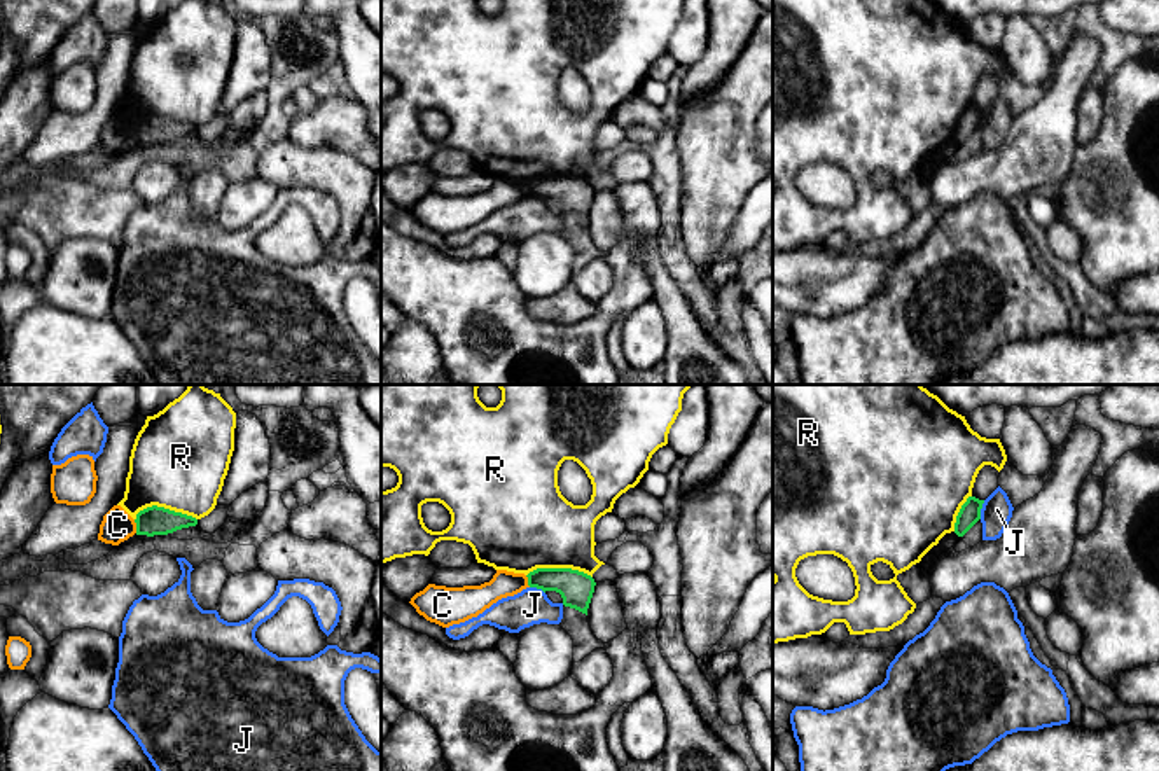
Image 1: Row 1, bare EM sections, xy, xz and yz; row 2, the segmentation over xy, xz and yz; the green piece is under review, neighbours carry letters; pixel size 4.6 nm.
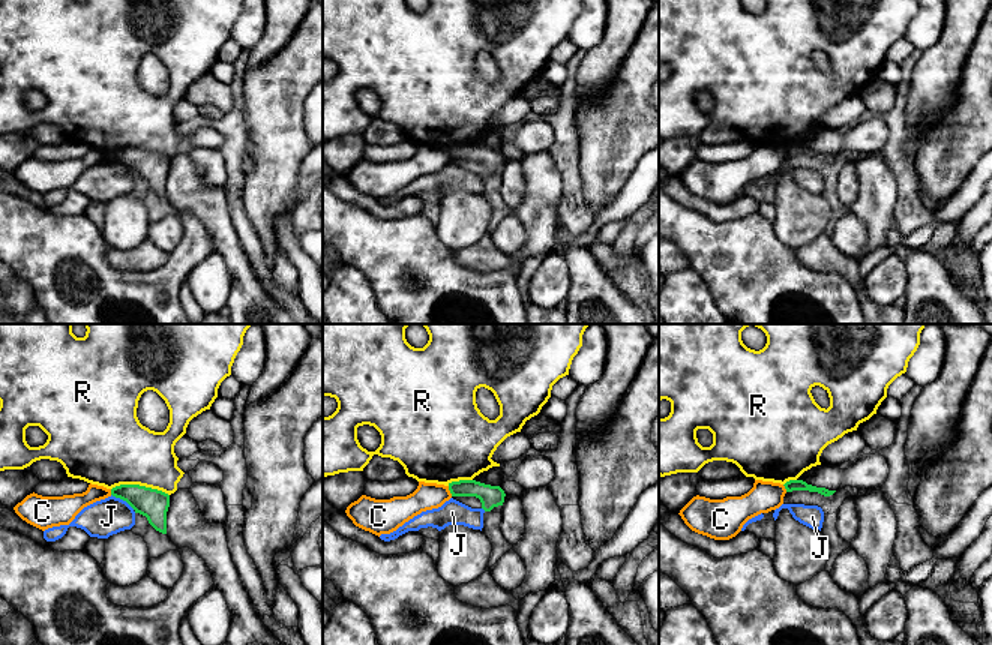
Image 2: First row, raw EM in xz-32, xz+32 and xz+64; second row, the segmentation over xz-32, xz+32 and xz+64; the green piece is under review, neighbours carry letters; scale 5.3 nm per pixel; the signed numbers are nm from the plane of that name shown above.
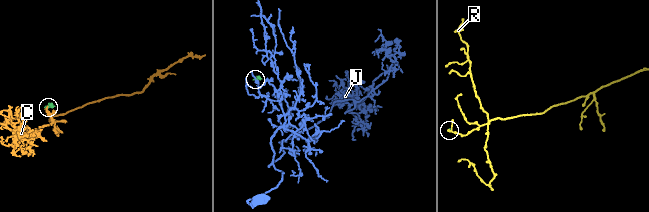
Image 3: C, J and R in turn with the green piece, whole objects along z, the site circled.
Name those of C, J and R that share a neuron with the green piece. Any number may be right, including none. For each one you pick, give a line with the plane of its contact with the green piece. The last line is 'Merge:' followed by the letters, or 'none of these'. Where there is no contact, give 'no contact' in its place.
Merge: none of these

